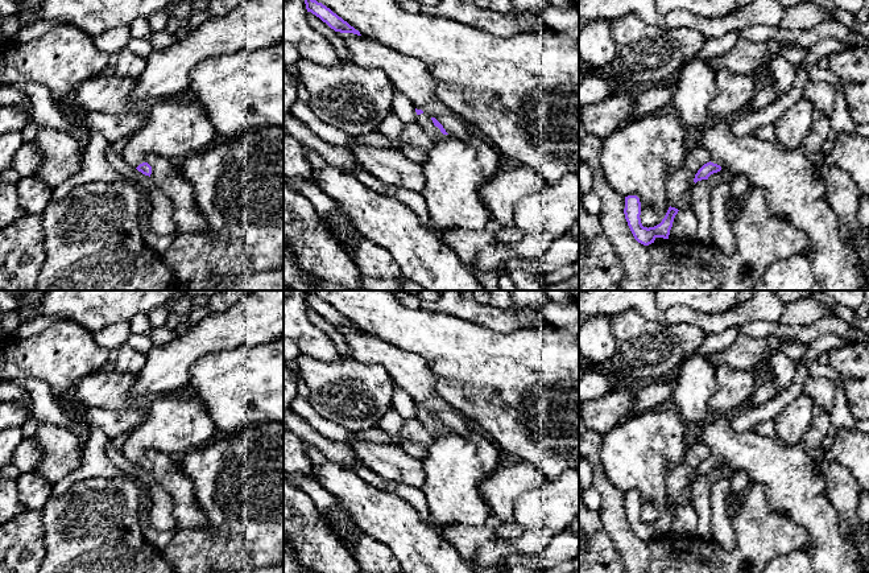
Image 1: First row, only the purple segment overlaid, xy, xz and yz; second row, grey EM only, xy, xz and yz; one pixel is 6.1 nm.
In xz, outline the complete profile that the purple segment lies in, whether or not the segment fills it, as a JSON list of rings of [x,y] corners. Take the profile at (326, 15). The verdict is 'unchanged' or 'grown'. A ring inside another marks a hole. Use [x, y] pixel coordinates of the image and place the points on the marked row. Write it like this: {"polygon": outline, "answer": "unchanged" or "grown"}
{"polygon": [[[305,0],[307,12],[311,12],[326,22],[331,29],[340,33],[353,33],[361,36],[359,30],[351,26],[347,21],[334,13],[330,8],[316,0]]], "answer": "unchanged"}

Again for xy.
{"polygon": [[[187,88],[152,106],[144,127],[128,139],[123,157],[128,165],[150,177],[148,154],[185,160],[211,147],[215,135],[199,95]]], "answer": "grown"}

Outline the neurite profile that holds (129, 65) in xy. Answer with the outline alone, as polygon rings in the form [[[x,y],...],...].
[[[129,49],[117,53],[117,63],[113,73],[120,78],[137,78],[146,65],[146,58],[133,54]]]

